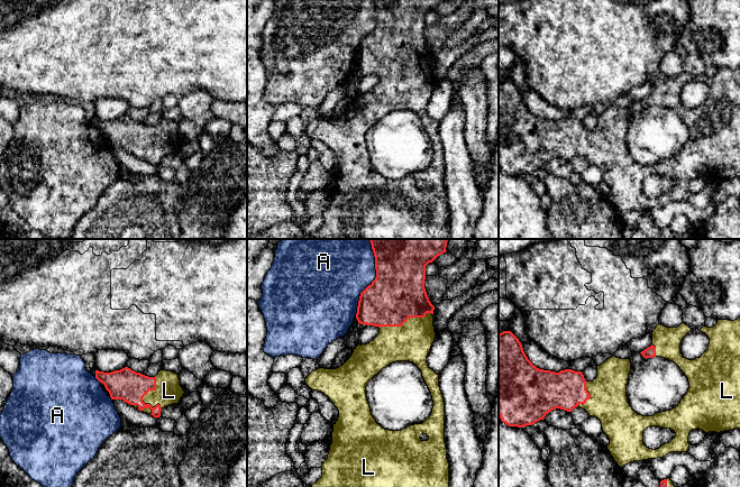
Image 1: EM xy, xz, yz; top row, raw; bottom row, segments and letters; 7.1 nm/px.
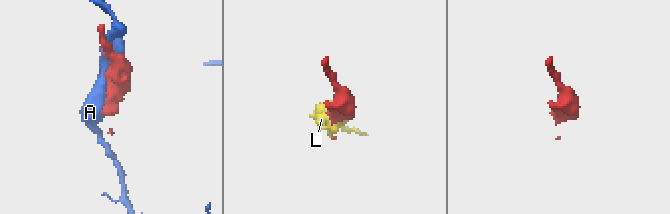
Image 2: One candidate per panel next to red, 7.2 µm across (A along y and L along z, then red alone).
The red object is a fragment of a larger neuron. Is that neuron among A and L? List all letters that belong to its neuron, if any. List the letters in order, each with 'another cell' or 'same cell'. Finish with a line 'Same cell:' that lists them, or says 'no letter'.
A: another cell
L: same cell
Same cell: L

